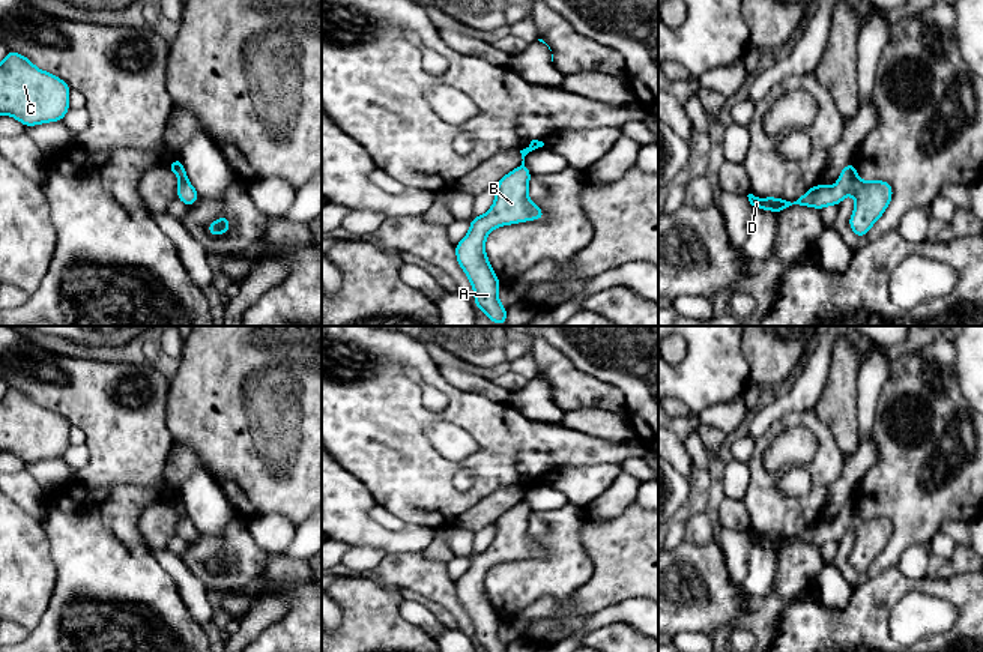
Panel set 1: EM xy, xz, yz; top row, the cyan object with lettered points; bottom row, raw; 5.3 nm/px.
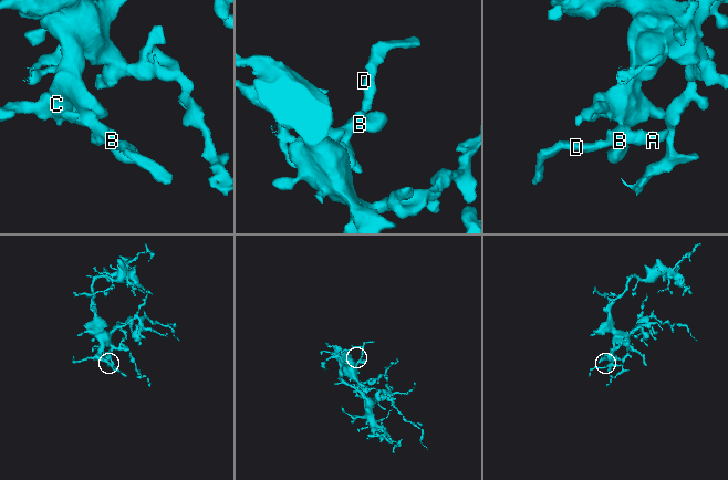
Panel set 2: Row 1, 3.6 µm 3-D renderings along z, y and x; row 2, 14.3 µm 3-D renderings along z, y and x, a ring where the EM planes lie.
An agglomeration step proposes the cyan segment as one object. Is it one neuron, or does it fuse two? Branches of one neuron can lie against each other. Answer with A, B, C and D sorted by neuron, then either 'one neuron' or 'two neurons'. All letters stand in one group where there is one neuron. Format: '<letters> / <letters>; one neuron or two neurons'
A B C D; one neuron

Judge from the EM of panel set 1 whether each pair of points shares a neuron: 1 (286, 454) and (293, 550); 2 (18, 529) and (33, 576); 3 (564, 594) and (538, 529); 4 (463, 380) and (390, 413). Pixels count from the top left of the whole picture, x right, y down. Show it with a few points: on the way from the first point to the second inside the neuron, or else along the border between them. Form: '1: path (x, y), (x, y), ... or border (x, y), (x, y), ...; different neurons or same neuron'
1: border (305, 519), (298, 526); different neurons
2: path (18, 541), (18, 561), (21, 564); same neuron
3: path (562, 577), (562, 553), (555, 546); same neuron
4: border (438, 367), (454, 386), (478, 392), (486, 398); different neurons

